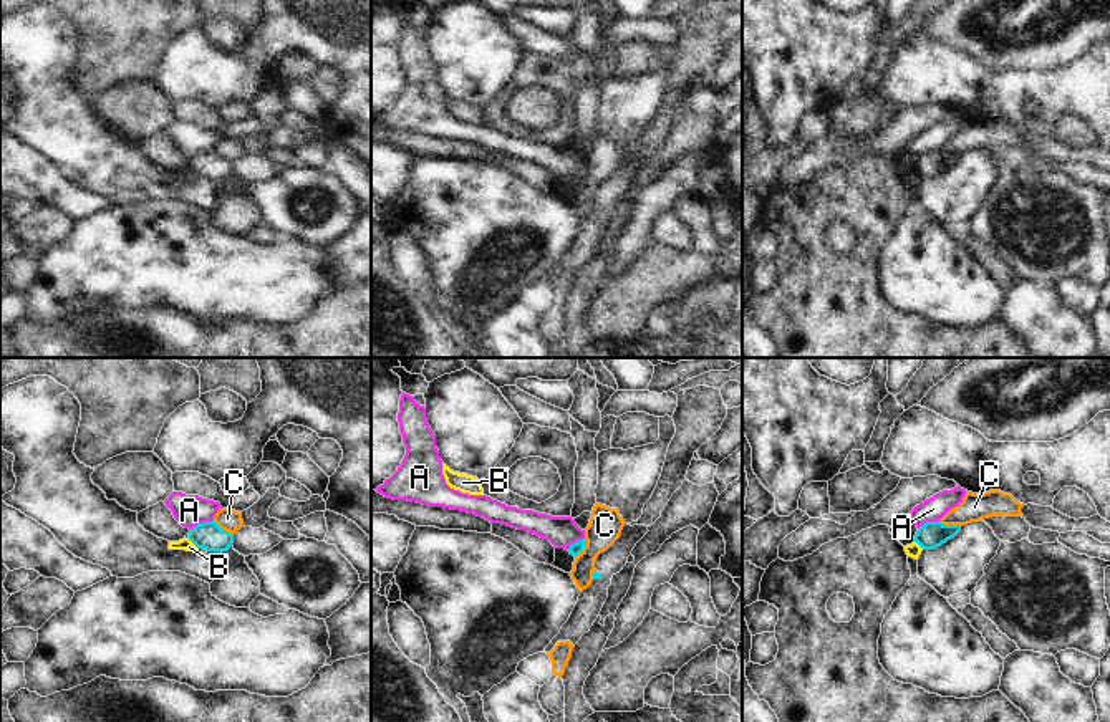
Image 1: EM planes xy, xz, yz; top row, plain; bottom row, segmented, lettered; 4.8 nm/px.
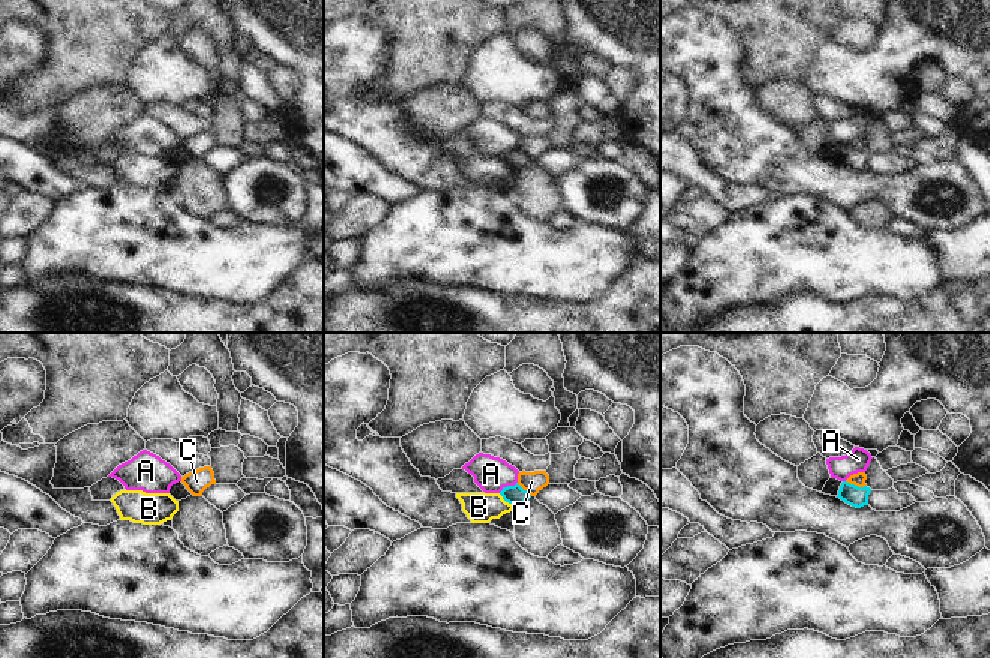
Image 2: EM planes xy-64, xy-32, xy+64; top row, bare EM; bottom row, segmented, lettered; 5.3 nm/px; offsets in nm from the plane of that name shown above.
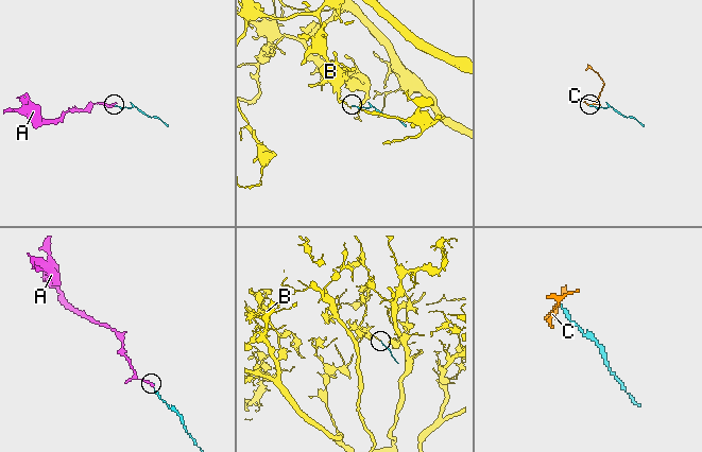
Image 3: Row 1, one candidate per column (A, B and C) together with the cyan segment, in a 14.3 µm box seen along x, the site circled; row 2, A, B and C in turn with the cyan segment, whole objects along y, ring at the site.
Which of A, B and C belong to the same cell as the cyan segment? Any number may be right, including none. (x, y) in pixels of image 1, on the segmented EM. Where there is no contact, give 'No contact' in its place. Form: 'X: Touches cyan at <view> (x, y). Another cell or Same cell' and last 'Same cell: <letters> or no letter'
A: Touches cyan at xy (201, 524). Another cell
B: Touches cyan at xy (193, 542). Another cell
C: Touches cyan at yz (951, 525). Another cell
Same cell: no letter

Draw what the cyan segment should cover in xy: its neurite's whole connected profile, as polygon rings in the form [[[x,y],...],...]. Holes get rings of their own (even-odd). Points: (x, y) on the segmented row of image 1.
[[[214,520],[199,523],[189,532],[189,540],[207,551],[227,551],[234,543],[234,535],[222,530]]]

